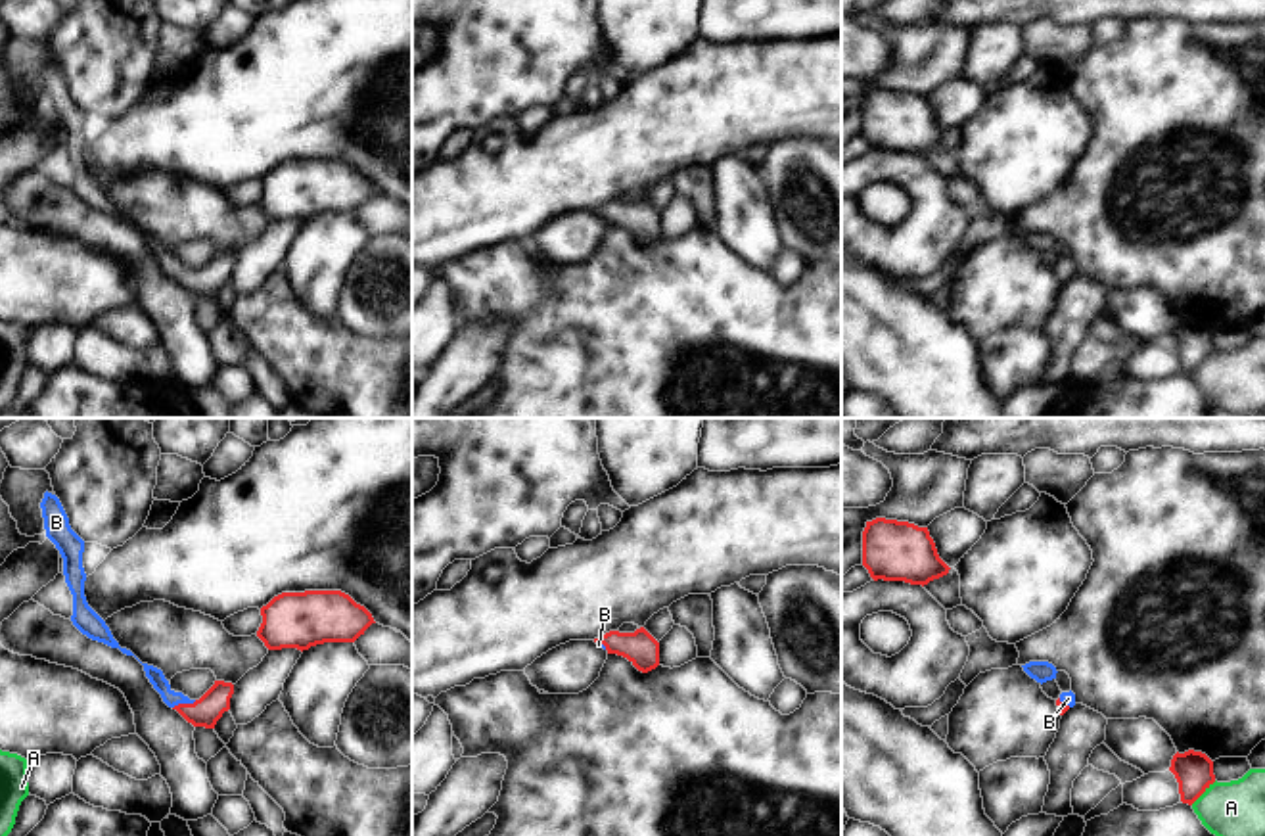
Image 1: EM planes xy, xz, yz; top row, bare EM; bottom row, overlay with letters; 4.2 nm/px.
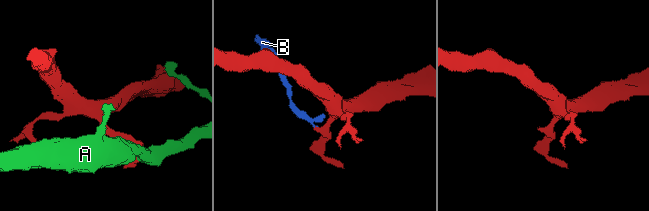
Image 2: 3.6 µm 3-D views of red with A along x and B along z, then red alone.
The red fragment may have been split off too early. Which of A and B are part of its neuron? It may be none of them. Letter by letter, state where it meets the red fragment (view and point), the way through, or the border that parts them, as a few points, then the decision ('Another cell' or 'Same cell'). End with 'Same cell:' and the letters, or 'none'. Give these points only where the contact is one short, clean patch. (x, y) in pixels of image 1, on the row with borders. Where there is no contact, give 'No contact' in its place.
A: Touches red at yz (1202, 792). Boundary: yz (1216, 781), (1191, 804). Another cell
B: Touches red at xy (184, 704). Path across: xy (207, 710), (184, 704), (171, 698). Same cell
Same cell: B.

